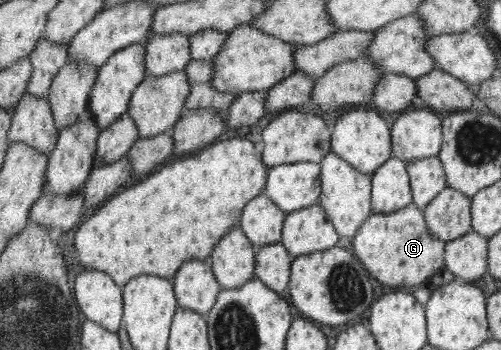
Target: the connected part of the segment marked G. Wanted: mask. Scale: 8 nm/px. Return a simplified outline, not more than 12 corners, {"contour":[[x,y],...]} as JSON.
{"contour":[[416,204],[374,213],[352,237],[366,270],[416,286],[444,268],[444,241]]}

